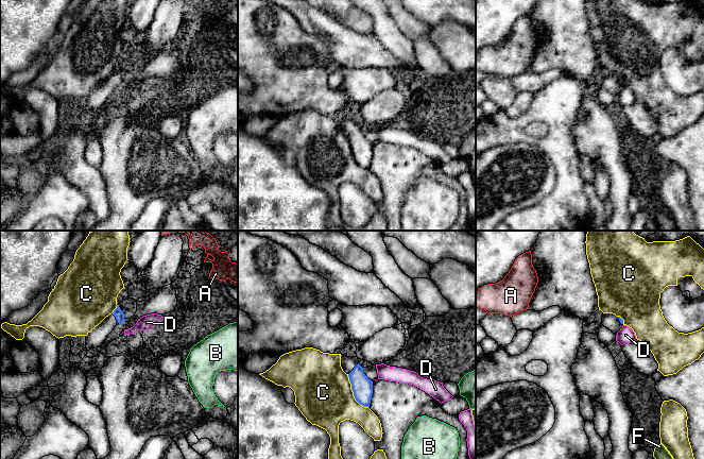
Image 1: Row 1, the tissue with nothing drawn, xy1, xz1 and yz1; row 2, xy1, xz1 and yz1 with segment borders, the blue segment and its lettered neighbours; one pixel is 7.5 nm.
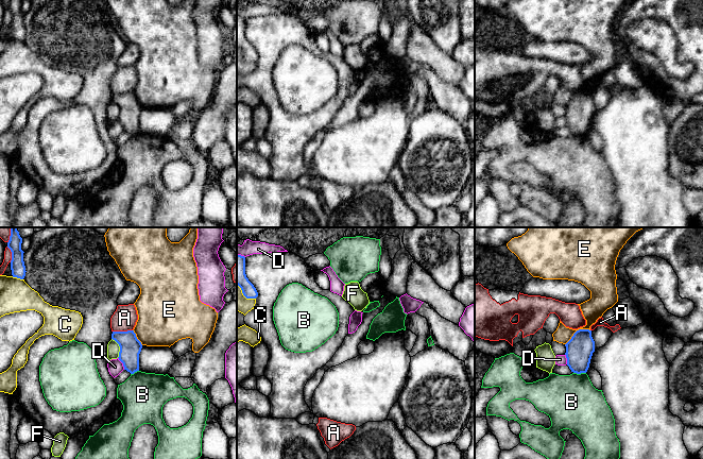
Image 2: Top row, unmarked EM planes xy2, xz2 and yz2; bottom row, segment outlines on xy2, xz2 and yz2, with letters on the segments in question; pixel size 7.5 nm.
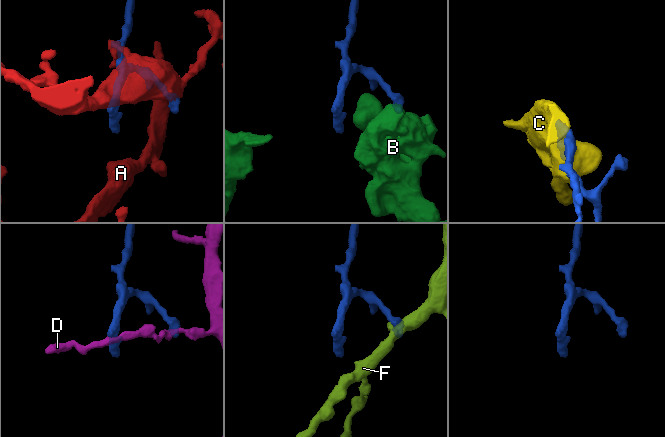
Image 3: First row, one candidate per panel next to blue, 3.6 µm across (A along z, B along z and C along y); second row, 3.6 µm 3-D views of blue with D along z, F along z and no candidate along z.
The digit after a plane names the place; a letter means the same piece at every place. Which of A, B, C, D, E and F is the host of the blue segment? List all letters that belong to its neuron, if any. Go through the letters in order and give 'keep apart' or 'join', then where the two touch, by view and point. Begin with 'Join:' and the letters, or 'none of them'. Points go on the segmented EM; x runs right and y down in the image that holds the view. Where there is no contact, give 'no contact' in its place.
Join: none of them
A: keep apart; contact xy2 (122, 332)
B: keep apart; contact yz2 (580, 373)
C: keep apart; contact xz1 (354, 393)
D: keep apart; contact xy2 (122, 362)
E: keep apart; contact yz2 (576, 332)
F: keep apart; contact xy2 (120, 347)

